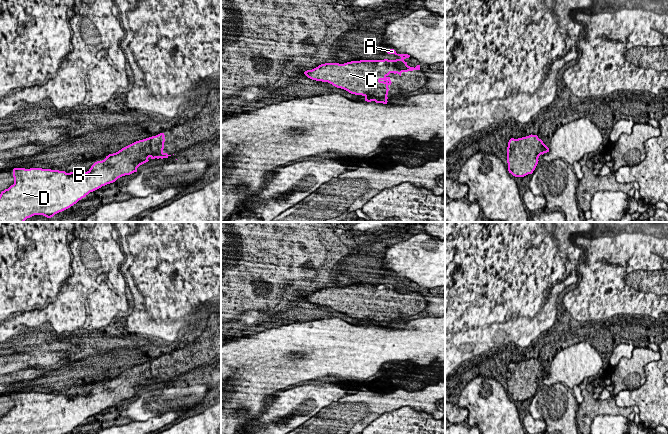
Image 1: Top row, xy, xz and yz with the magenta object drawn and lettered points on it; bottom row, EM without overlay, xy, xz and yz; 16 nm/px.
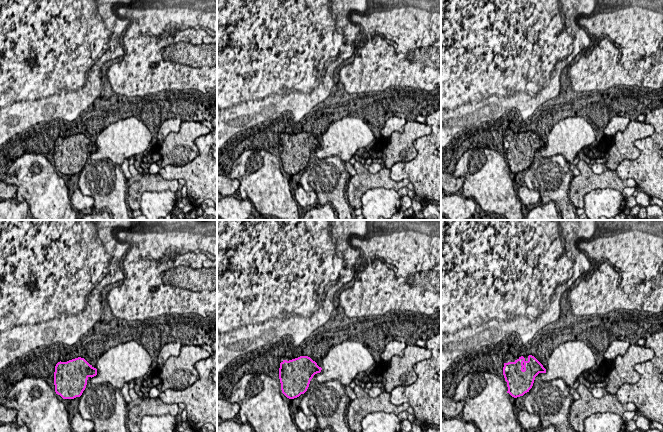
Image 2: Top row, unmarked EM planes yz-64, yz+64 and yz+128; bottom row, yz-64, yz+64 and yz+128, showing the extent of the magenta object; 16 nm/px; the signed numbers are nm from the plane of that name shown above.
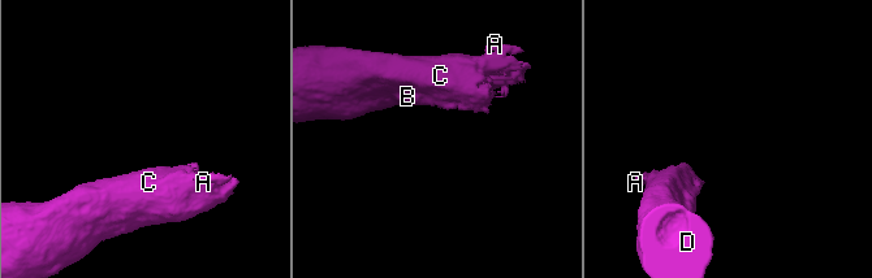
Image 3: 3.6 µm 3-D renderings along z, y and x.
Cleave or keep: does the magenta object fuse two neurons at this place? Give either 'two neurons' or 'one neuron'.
one neuron

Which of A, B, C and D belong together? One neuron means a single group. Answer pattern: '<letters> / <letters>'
A B C D

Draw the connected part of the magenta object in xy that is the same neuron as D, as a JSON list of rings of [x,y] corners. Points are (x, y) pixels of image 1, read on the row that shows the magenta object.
[[[164,133],[136,141],[116,153],[109,154],[102,161],[95,162],[87,172],[42,169],[14,168],[14,184],[0,194],[0,222],[24,222],[34,215],[47,218],[62,212],[79,200],[102,186],[115,182],[118,178],[137,172],[137,168],[151,159],[168,158],[171,155],[163,152]]]

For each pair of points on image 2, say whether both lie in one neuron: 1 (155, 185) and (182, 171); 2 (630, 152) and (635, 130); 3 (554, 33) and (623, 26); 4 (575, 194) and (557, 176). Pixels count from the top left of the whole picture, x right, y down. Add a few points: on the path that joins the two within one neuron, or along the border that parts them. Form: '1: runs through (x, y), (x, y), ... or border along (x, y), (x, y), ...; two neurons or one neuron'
1: border along (159, 172), (165, 179), (177, 180); two neurons
2: runs through (630, 147), (630, 135); one neuron
3: border along (580, 15), (578, 23), (584, 28); two neurons
4: border along (572, 176), (569, 200), (575, 208); two neurons

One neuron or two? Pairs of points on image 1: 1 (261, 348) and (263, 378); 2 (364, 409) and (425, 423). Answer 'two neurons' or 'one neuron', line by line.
1: one neuron
2: two neurons

